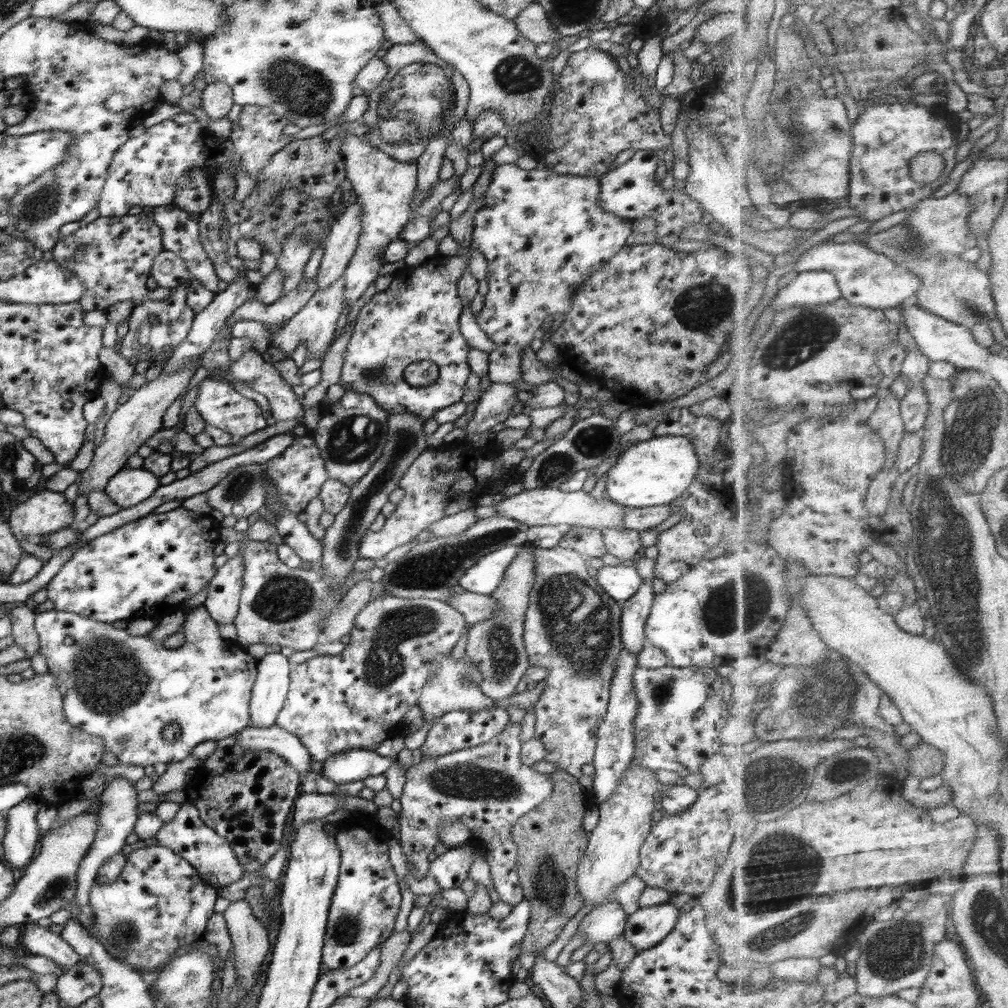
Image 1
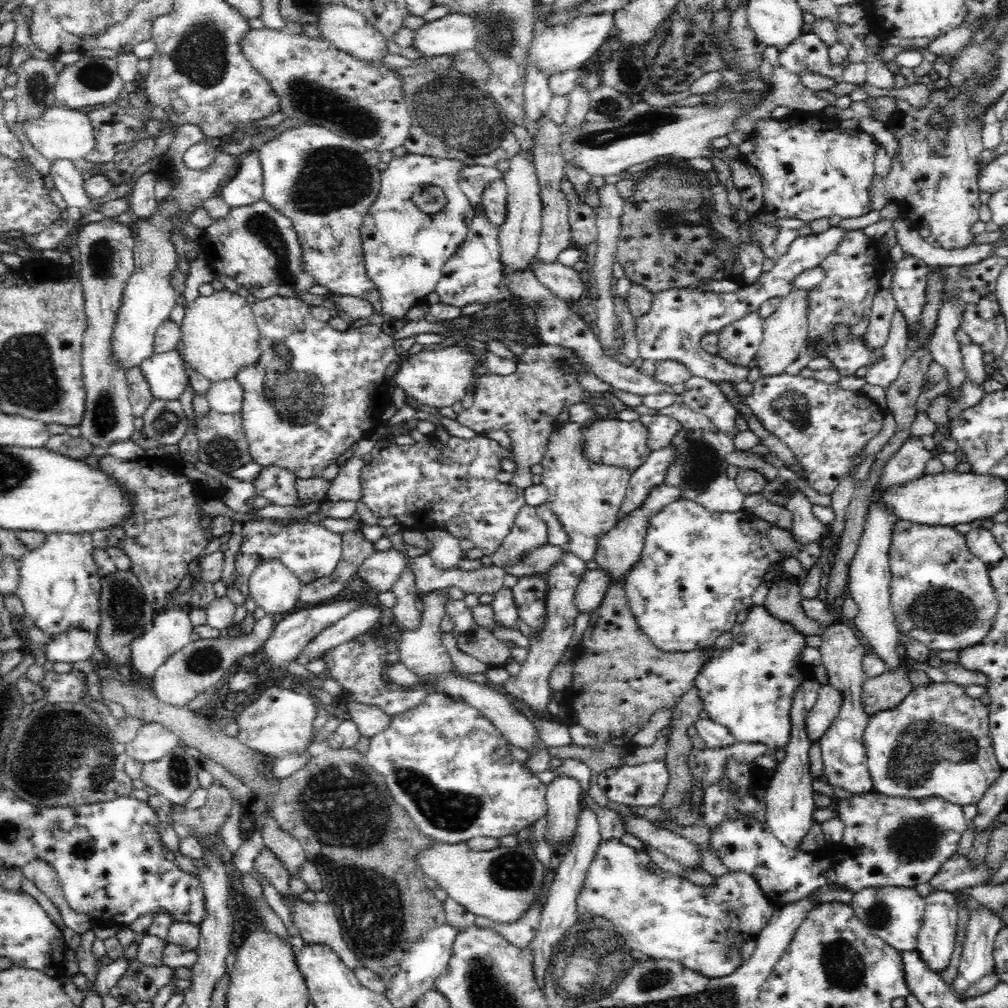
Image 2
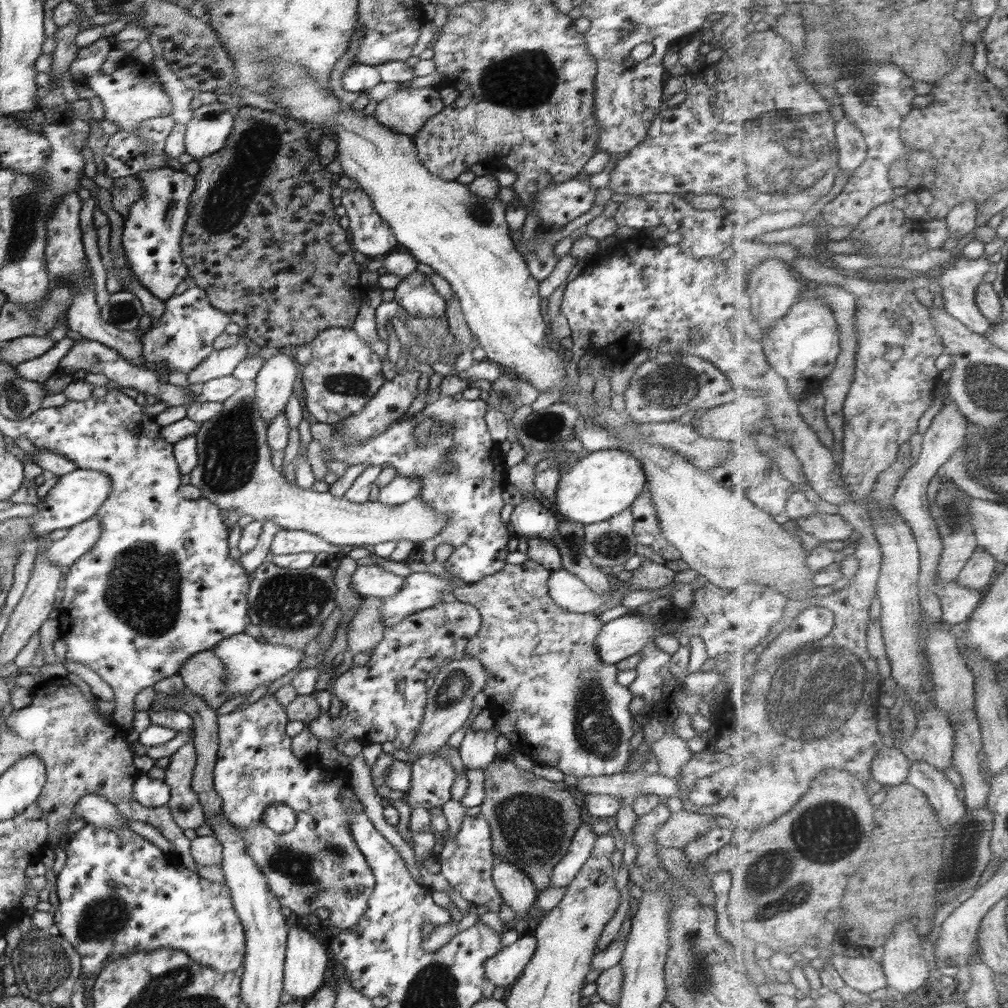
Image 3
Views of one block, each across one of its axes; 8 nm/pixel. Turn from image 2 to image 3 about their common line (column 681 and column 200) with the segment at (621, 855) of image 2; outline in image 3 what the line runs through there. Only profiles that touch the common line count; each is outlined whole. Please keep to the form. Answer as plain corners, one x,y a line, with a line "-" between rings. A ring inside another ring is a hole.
88,824
82,830
78,830
71,834
68,845
65,848
67,854
66,864
60,871
57,878
57,896
59,900
58,909
54,912
54,924
59,928
59,936
64,937
76,950
81,957
81,972
84,974
84,986
87,989
93,988
94,980
104,965
112,962
120,956
133,954
134,952
151,952
157,948
173,948
174,950
182,950
193,962
200,965
212,967
220,973
235,972
237,968
243,966
243,957
245,956
245,934
242,923
238,918
238,913
234,910
234,903
230,896
230,887
226,885
226,881
212,882
204,879
198,873
188,869
180,863
175,855
164,853
162,849
156,847
151,841
140,836
129,828
120,829
104,829
97,828
92,824

